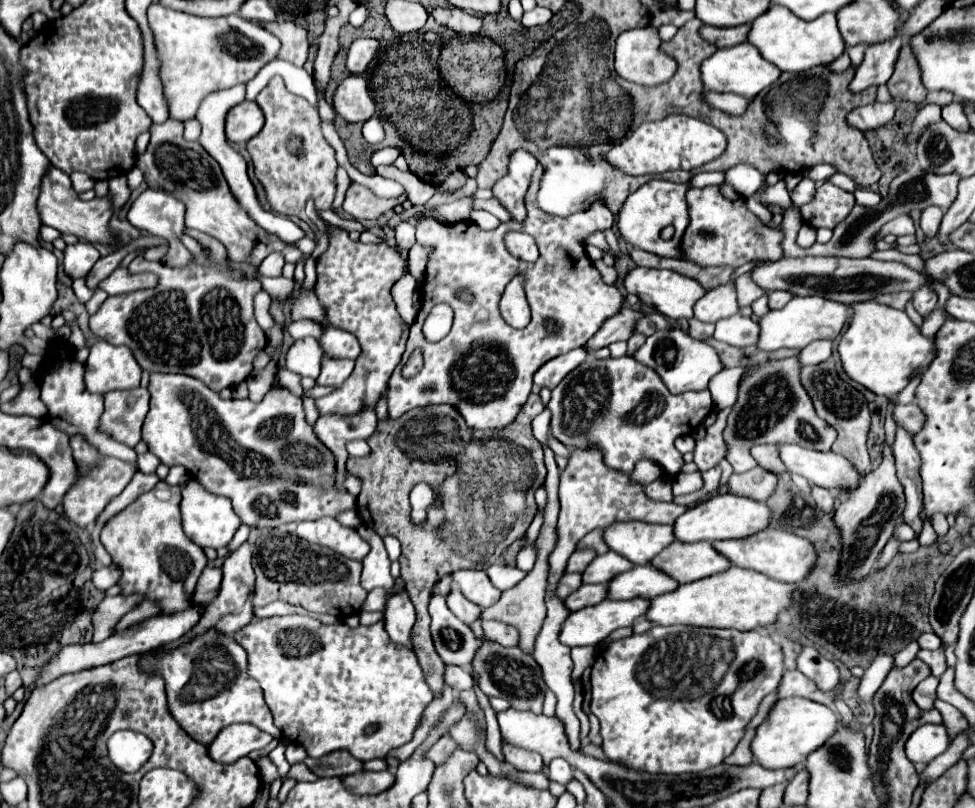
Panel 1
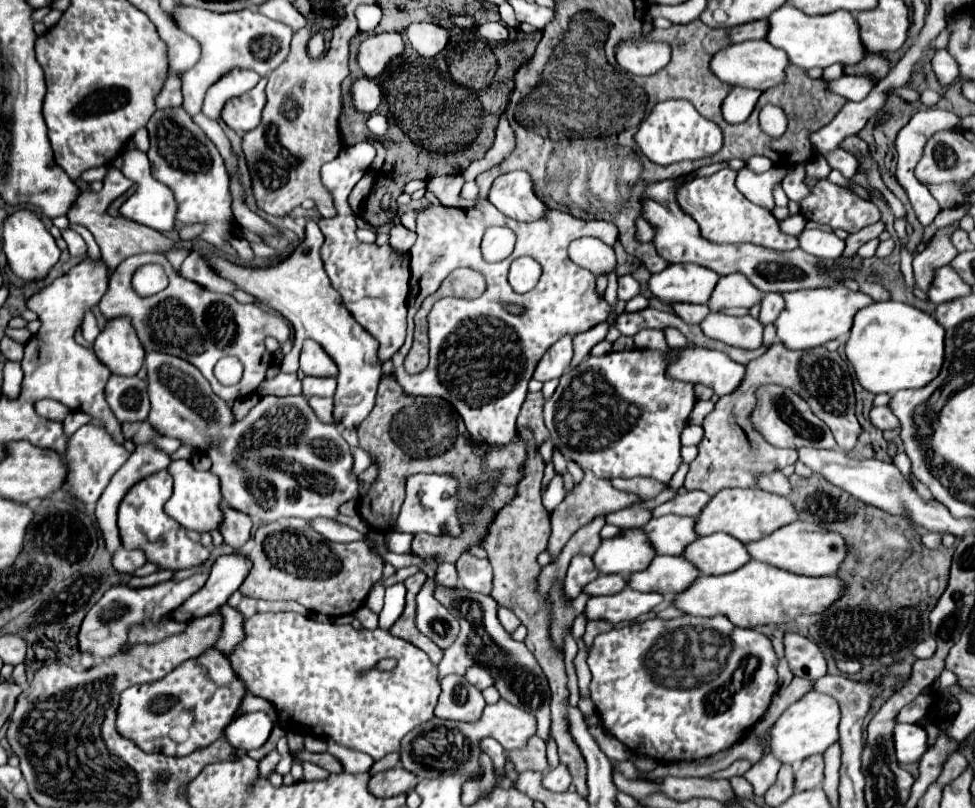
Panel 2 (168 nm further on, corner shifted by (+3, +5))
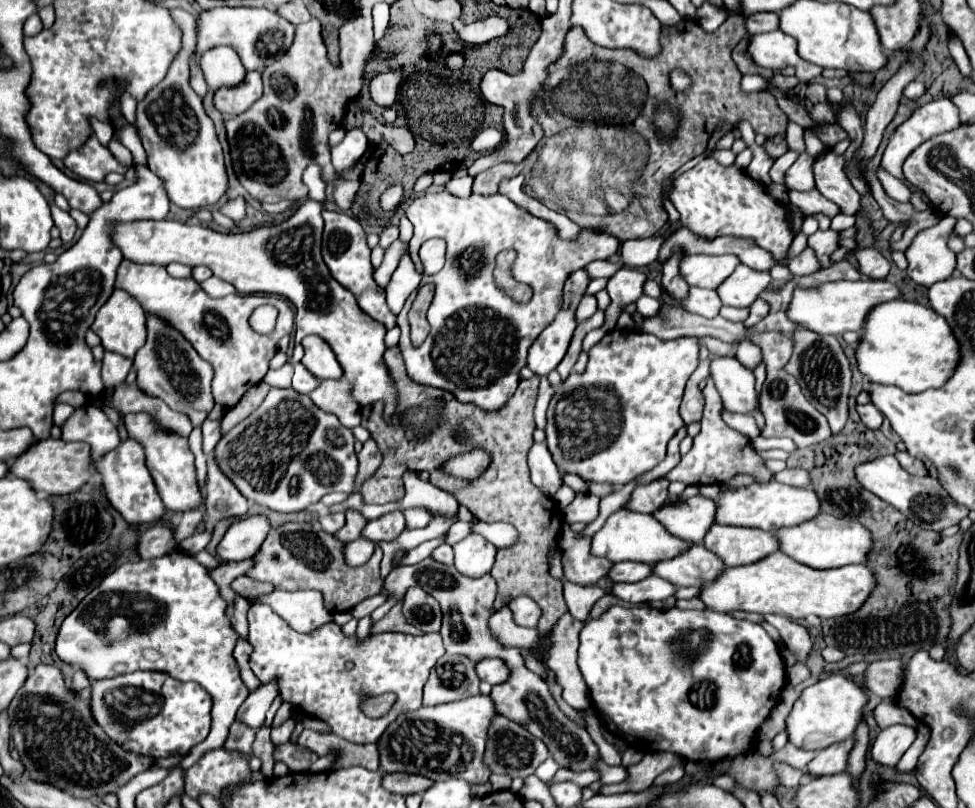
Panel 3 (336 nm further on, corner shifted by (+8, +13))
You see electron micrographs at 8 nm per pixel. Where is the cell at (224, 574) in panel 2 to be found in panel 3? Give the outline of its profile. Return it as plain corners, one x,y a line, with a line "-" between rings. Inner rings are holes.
260,515
236,521
216,547
218,559
230,563
230,561
244,561
254,557
268,531
270,531
270,523
266,517

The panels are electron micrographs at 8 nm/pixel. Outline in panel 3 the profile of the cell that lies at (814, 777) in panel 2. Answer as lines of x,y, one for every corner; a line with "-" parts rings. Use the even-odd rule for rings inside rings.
852,739
830,745
830,747
818,751
818,755
806,765
804,771
808,775
818,775
818,777
842,773
846,769
846,757
848,757
850,749
852,749

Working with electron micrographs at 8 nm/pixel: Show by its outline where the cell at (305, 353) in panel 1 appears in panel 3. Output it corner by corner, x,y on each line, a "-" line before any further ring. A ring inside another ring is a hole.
308,335
302,339
302,347
304,347
302,365
312,375
316,375
318,379
340,379
342,377
342,367
338,365
334,351
324,339
316,335

